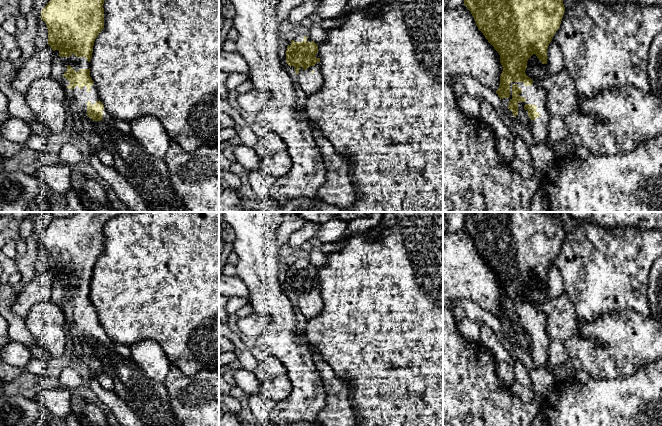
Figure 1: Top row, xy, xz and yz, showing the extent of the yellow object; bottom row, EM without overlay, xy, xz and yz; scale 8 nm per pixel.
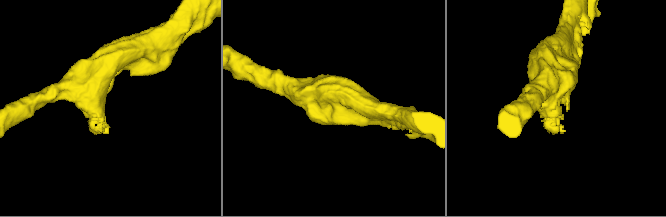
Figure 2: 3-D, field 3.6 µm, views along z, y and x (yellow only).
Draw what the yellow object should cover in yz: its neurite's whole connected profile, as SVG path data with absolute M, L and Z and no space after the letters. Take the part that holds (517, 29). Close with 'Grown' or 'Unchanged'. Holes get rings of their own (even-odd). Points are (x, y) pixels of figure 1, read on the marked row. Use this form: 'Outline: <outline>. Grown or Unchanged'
Outline: M464 0L464 5L471 12L478 29L500 55L503 71L496 93L513 133L529 146L549 144L555 156L564 158L575 154L576 146L568 139L549 142L547 93L525 73L527 61L533 54L542 64L547 64L549 43L559 29L565 12L563 0Z. Grown

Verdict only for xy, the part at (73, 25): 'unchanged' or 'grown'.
grown

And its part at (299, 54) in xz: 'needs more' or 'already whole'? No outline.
needs more

